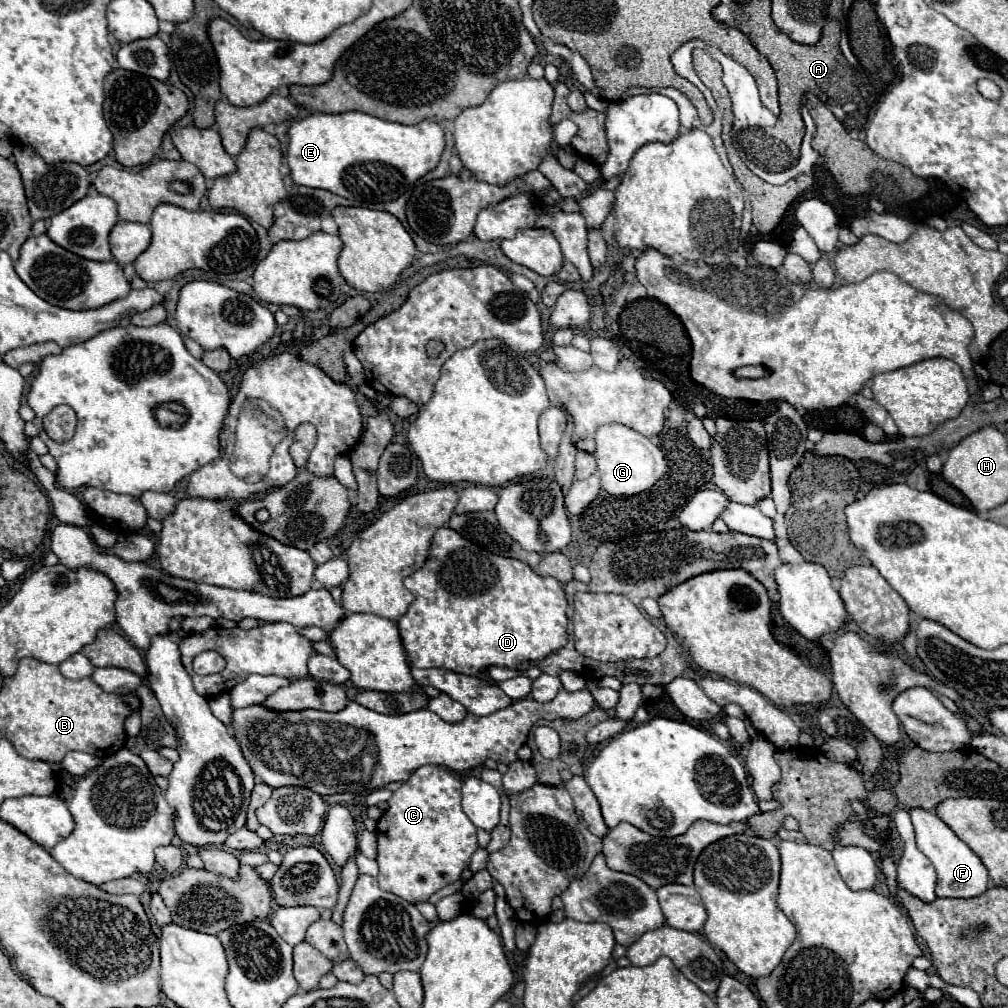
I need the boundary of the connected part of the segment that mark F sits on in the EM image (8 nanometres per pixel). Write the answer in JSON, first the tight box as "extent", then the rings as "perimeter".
{"extent":[910,807,988,897],"perimeter":[[[922,807],[910,809],[912,825],[916,831],[916,845],[918,849],[932,861],[938,883],[936,895],[938,897],[978,897],[988,889],[988,869],[980,861],[980,857],[936,815],[936,811],[928,811]]]}

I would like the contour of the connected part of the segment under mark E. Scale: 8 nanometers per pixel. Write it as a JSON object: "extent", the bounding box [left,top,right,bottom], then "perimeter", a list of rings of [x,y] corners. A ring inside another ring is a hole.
{"extent":[286,111,444,203],"perimeter":[[[318,111],[310,113],[306,119],[294,121],[290,125],[288,139],[290,143],[286,149],[286,161],[296,185],[326,189],[340,197],[362,203],[386,203],[398,199],[416,179],[420,179],[438,165],[444,151],[444,131],[432,119],[426,119],[418,125],[402,125],[360,111],[348,111],[338,115]]]}

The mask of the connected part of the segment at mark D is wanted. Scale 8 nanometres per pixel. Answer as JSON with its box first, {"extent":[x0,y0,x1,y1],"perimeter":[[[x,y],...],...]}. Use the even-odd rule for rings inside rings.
{"extent":[398,527,568,675],"perimeter":[[[440,527],[434,533],[424,567],[408,575],[404,585],[416,595],[416,601],[408,607],[406,615],[398,619],[398,629],[414,667],[444,667],[464,675],[480,675],[482,669],[494,665],[520,669],[524,665],[538,663],[568,641],[568,599],[560,581],[534,573],[518,559],[494,555],[484,549],[472,553],[470,541],[450,527]]]}

